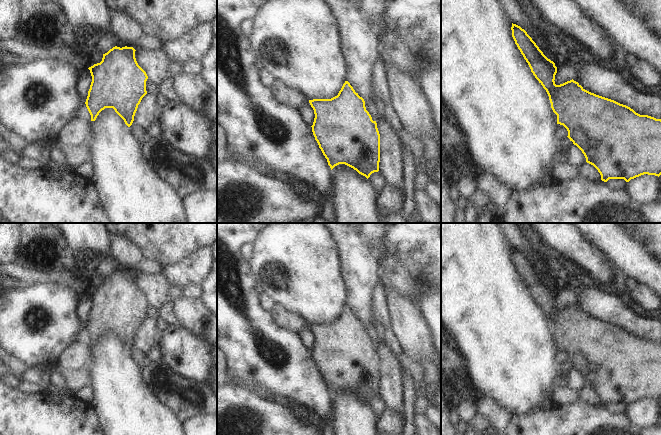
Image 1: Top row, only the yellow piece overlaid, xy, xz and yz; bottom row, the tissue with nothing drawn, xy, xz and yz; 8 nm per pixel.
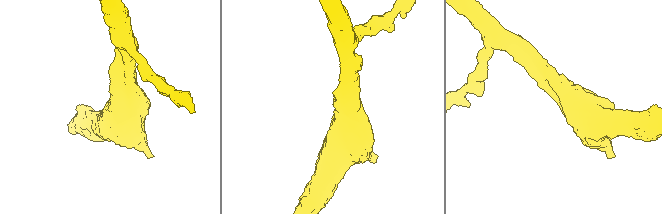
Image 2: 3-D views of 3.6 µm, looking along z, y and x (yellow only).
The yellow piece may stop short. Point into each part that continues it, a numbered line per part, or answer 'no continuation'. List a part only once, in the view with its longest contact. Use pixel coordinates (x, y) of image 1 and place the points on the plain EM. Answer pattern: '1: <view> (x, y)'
no continuation

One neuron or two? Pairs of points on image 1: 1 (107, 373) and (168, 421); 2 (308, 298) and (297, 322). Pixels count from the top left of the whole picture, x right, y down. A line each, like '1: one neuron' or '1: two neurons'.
1: one neuron
2: two neurons

